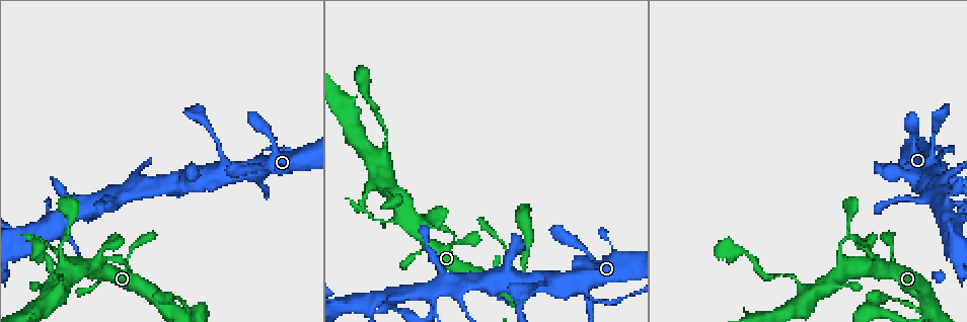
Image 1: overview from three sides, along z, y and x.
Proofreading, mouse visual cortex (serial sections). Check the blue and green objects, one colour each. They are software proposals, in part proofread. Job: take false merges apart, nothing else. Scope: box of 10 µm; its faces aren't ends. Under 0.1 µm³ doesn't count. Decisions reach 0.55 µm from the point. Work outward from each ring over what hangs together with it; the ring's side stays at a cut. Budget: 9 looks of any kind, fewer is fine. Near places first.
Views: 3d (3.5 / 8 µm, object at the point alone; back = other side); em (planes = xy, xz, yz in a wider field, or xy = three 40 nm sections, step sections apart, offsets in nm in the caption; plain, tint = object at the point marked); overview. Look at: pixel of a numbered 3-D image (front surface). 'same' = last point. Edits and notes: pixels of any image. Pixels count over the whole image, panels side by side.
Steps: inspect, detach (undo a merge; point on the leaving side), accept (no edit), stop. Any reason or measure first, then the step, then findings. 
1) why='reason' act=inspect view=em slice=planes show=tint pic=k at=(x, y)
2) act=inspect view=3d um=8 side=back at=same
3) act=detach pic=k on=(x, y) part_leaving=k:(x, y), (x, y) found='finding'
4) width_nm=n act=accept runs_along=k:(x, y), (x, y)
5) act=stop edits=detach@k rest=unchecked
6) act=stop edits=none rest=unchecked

act=inspect view=3d um=3.5 pic=1 at=(952, 178)

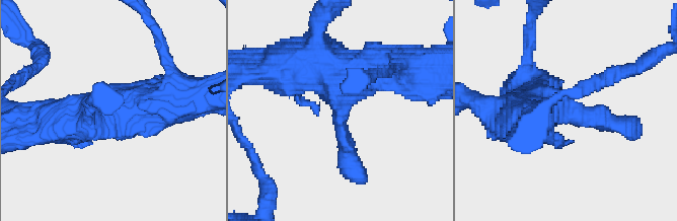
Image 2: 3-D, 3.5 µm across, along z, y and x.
act=inspect view=em slice=xy step=1 show=tint pic=2 at=(560, 104)

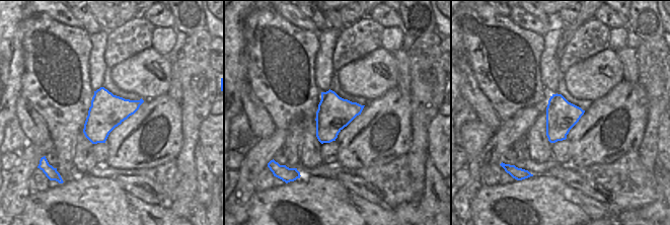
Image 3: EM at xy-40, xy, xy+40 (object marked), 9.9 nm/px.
act=accept runs_along=2:(157, 104), (110, 107), (26, 130) found='all the same cell'

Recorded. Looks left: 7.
why='a fork' act=inspect view=3d um=8 pic=1 at=(874, 268)

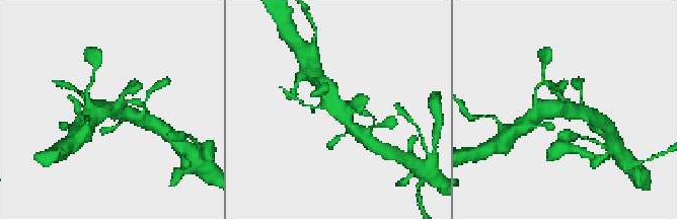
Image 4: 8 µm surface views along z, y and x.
why='closer look' act=inspect view=3d um=3.5 at=same

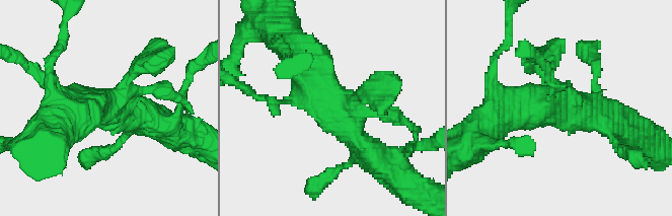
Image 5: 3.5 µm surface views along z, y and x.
act=inspect view=em slice=xy step=3 show=tint pic=5 at=(109, 106)

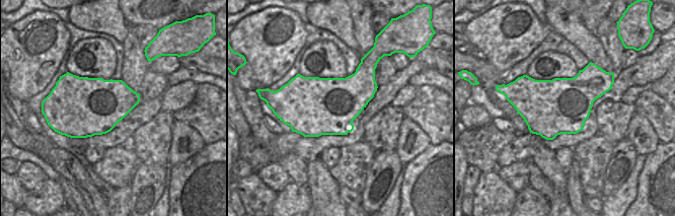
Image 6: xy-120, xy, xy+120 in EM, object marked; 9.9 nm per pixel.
act=accept runs_along=5:(380, 160), (317, 92), (302, 56) found='continuous, no second cell'

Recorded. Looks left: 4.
why='four-way junction' act=inspect view=3d um=3.5 pic=1 at=(132, 181)

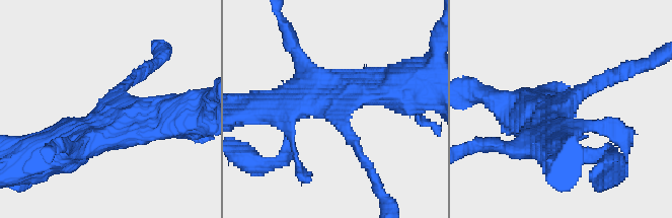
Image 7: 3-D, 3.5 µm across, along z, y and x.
act=inspect view=em slice=xy step=2 show=tint pic=7 at=(557, 111)

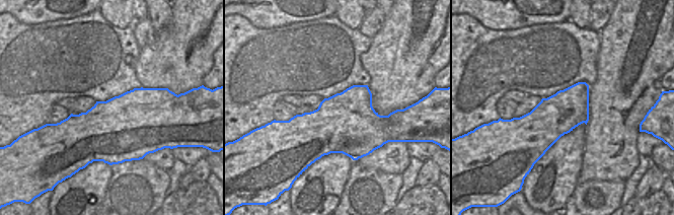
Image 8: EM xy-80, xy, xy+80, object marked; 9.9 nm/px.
act=inspect view=em slice=xy step=3 show=tint at=same

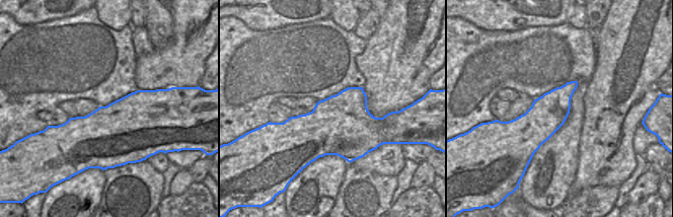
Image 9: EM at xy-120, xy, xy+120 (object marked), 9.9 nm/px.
act=accept runs_along=7:(543, 122), (608, 78) found='continuous, no second cell'

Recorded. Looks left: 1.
act=inspect view=3d um=3.5 pic=1 at=(789, 276)

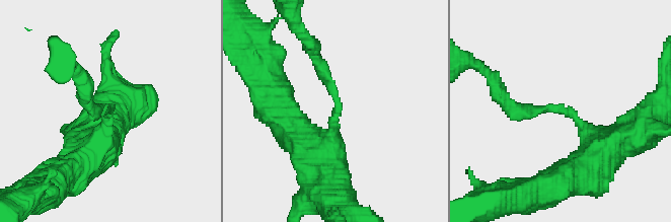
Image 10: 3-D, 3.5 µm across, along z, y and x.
act=accept runs_along=10:(330, 169), (337, 96), (314, 52) found='continuous, no second cell'

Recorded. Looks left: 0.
act=stop edits=none rest=unchecked

